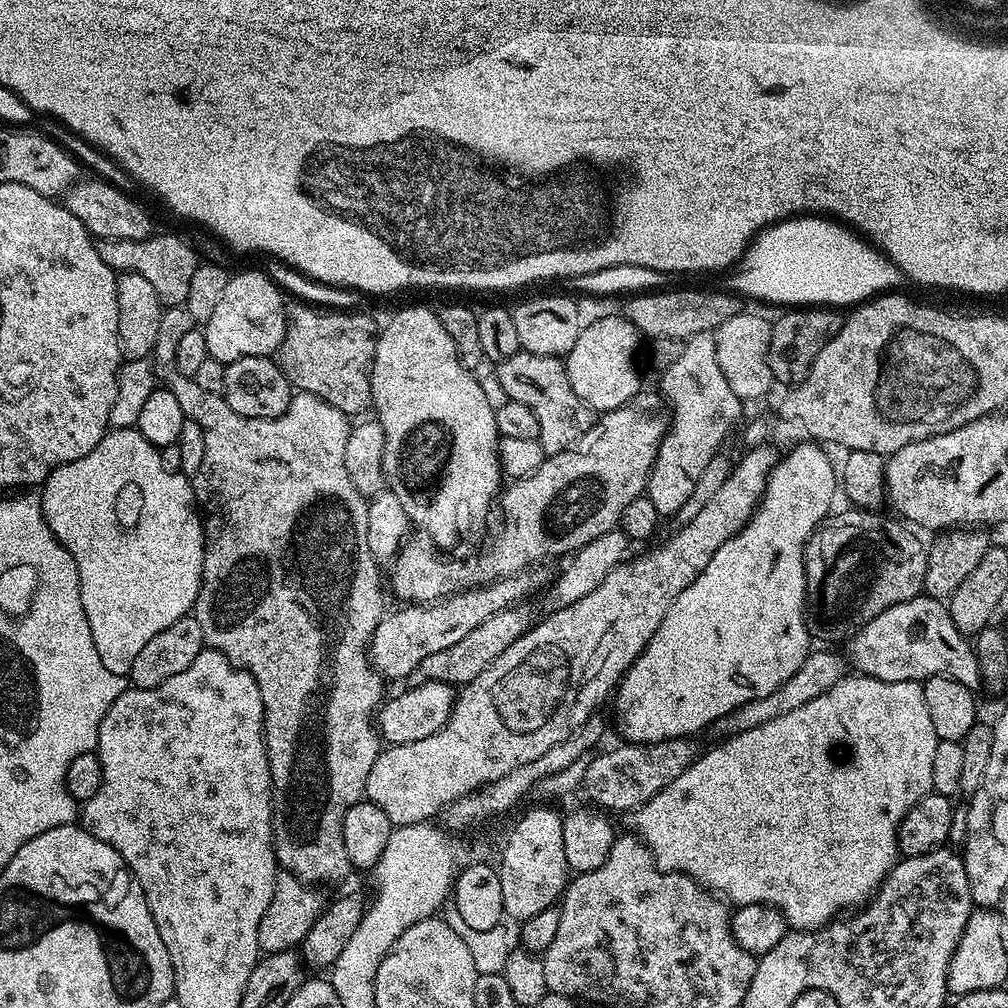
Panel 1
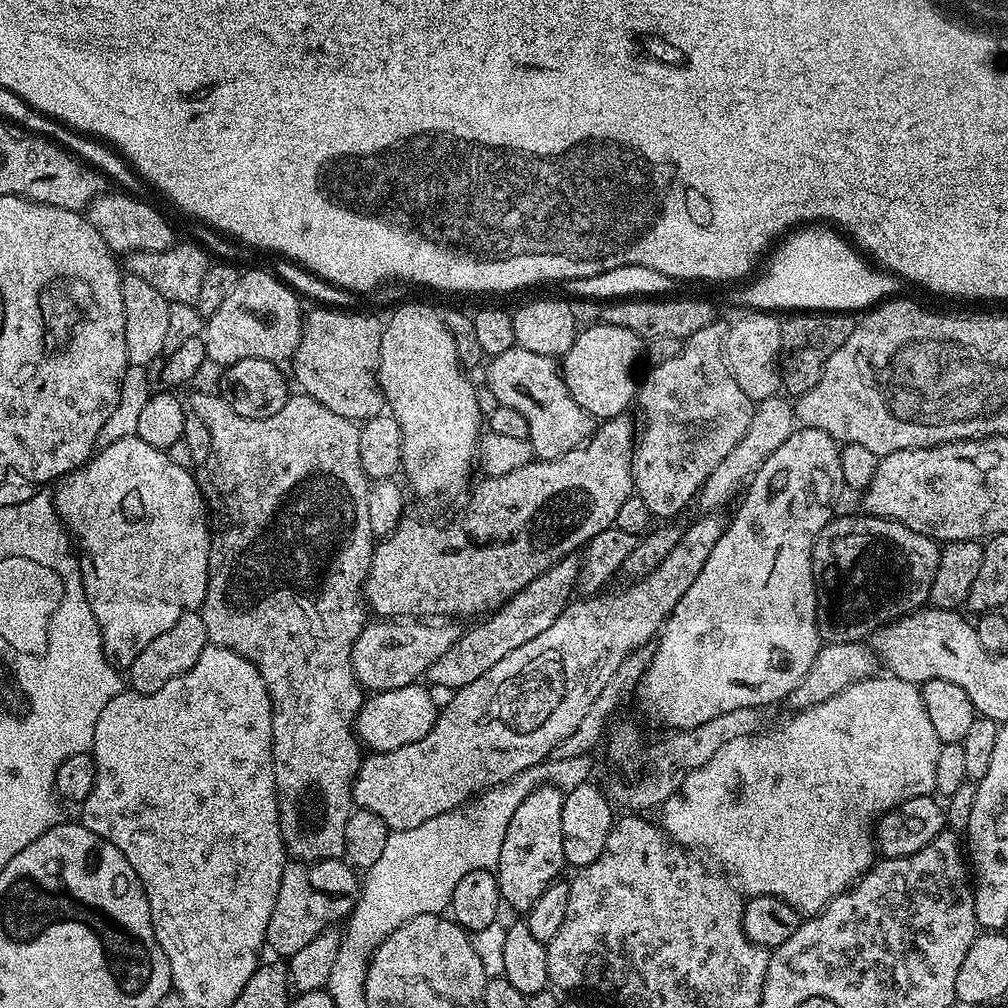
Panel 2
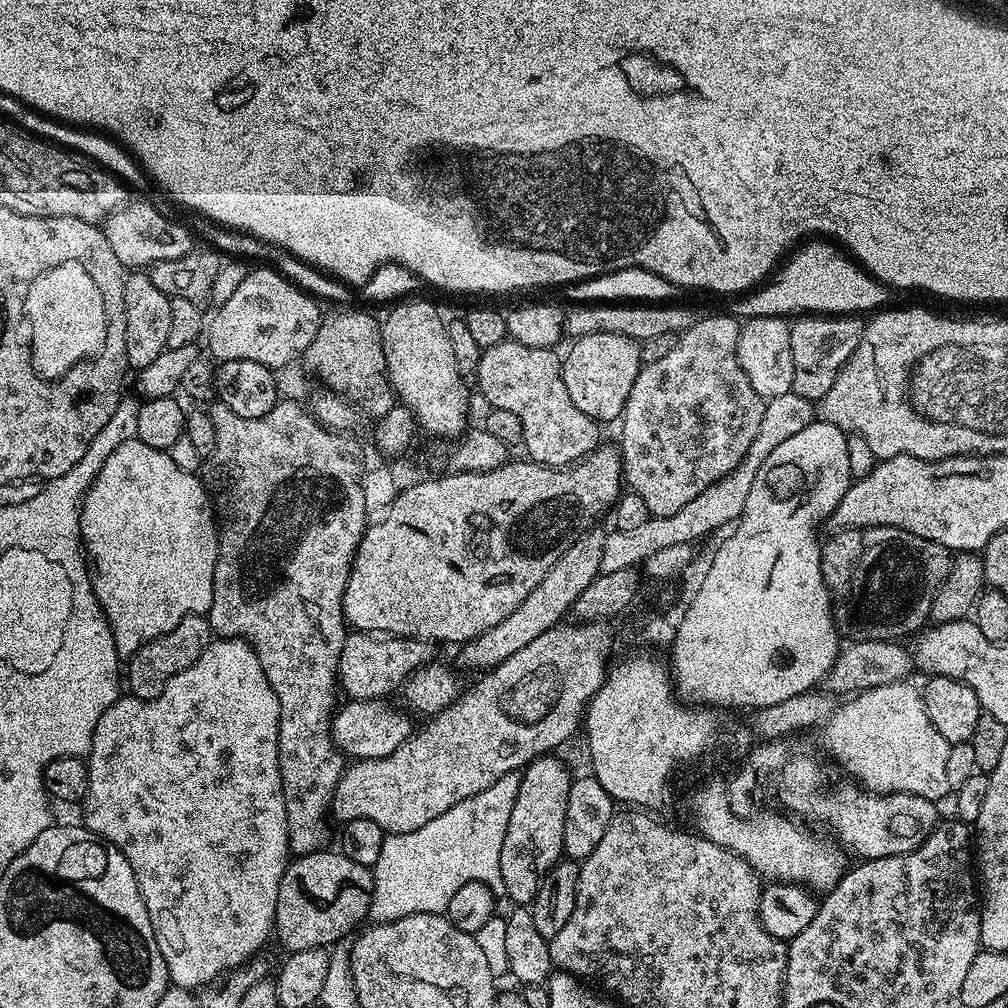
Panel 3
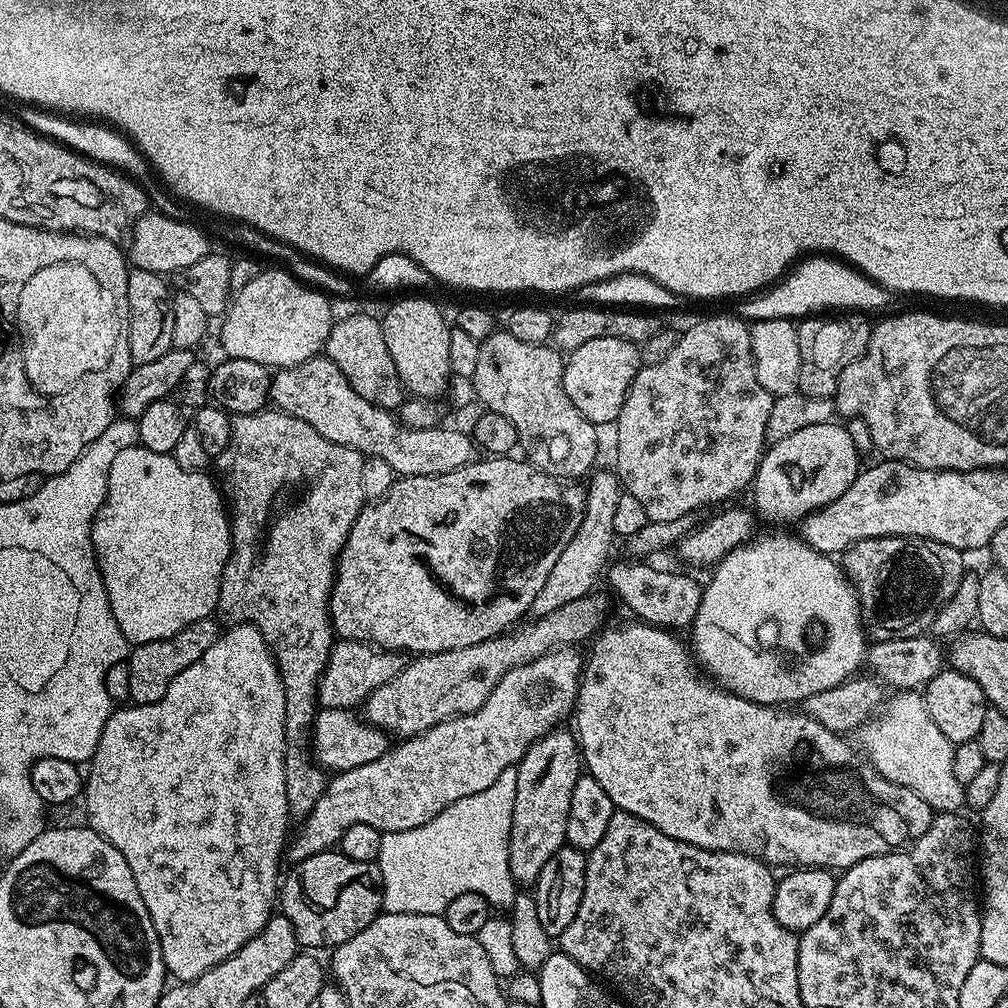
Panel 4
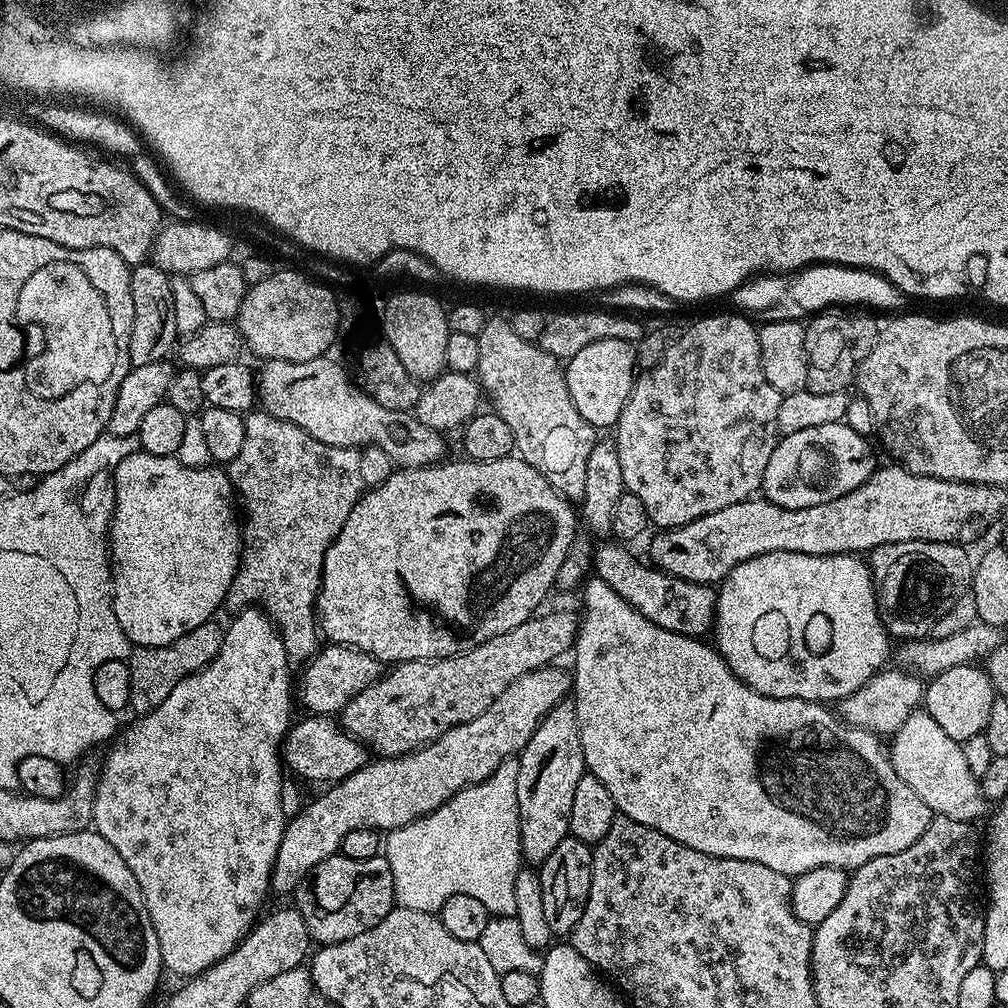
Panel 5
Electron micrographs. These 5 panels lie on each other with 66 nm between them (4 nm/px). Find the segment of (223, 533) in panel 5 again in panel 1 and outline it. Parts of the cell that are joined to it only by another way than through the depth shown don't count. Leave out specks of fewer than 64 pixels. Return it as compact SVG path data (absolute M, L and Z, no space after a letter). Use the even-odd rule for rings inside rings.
M135 427L112 428L104 433L98 446L94 446L94 450L90 450L90 454L69 464L58 466L44 479L40 505L50 530L58 538L60 545L71 554L78 566L82 606L88 615L90 634L94 638L94 646L102 658L102 666L106 666L106 670L110 670L110 674L127 677L134 666L134 658L138 658L138 654L145 648L146 642L150 642L150 638L154 638L154 634L162 634L162 630L166 630L166 626L174 626L174 622L178 622L178 618L189 615L196 606L198 590L202 582L204 525L201 513L198 511L196 494L192 491L191 479L181 471L171 472L162 462L160 449L155 448L150 442L146 442L146 438L142 438L142 434L137 432Z

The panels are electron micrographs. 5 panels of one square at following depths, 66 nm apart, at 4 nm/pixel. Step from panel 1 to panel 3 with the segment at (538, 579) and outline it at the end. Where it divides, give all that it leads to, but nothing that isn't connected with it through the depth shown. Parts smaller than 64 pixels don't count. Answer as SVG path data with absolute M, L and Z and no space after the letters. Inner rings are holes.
M349 631L344 637L342 654L338 662L338 688L345 692L348 700L378 700L391 697L391 692L403 689L408 681L420 668L429 663L429 641L413 640L410 636L389 636L387 634L373 634L371 632Z

